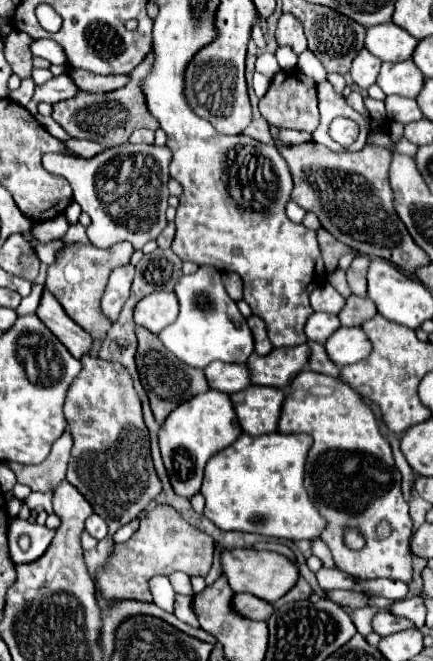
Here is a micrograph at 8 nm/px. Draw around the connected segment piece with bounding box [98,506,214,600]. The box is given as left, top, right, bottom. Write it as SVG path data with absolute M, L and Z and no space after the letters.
M158 506L146 514L140 522L138 532L124 544L114 544L112 558L104 572L98 574L100 590L106 598L136 598L136 600L152 600L148 590L148 580L152 576L170 576L180 570L188 576L206 576L212 566L214 540L188 524L174 508Z

